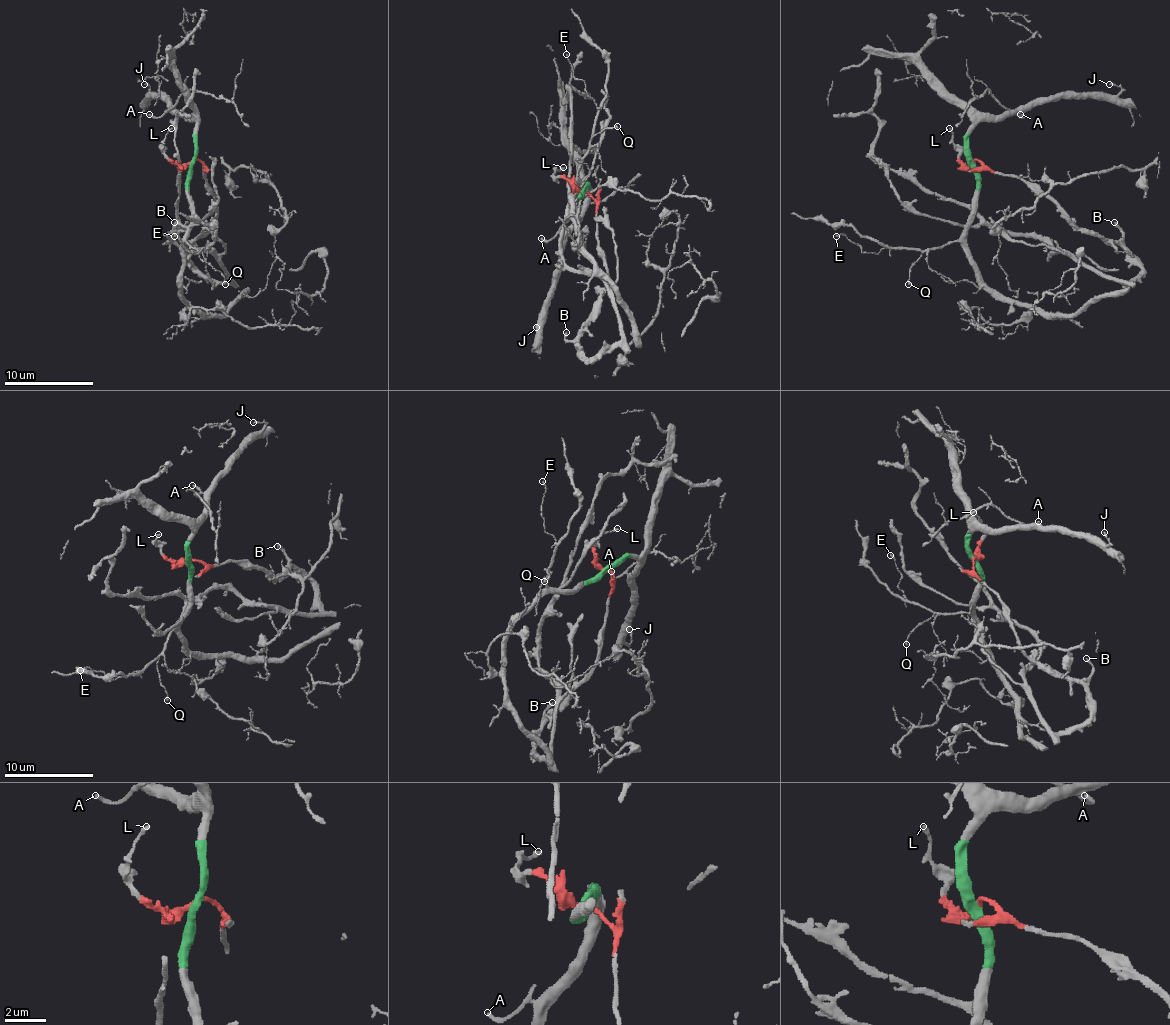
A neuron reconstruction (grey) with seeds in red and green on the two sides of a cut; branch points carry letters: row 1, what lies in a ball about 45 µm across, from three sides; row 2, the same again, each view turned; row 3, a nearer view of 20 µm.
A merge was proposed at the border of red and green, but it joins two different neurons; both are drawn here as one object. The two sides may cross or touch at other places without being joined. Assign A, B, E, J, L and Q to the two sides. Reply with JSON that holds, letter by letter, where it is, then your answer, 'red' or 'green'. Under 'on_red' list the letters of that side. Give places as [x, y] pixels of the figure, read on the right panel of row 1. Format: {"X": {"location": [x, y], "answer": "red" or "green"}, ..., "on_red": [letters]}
{"A": {"location": [1020, 114], "answer": "green"}, "B": {"location": [1114, 222], "answer": "red"}, "E": {"location": [836, 236], "answer": "green"}, "J": {"location": [1109, 84], "answer": "green"}, "L": {"location": [949, 128], "answer": "red"}, "Q": {"location": [908, 284], "answer": "green"}, "on_red": ["B", "L"]}

